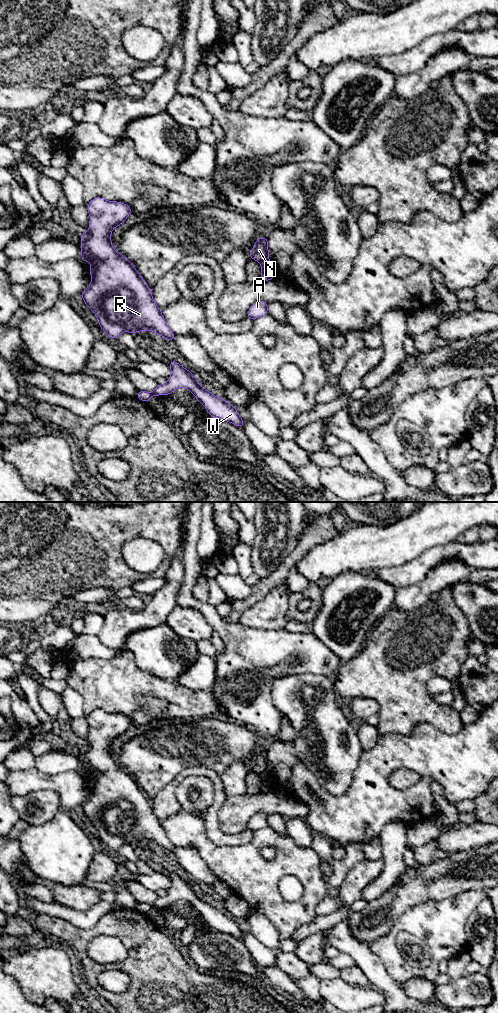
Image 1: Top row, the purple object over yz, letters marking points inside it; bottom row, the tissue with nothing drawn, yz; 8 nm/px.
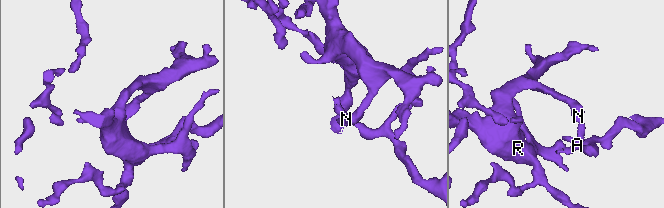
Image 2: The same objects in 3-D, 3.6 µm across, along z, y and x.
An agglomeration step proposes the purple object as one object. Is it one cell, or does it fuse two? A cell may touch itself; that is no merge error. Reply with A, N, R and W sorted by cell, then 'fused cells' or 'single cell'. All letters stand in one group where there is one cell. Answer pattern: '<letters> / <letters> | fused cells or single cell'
A / N R W | fused cells

